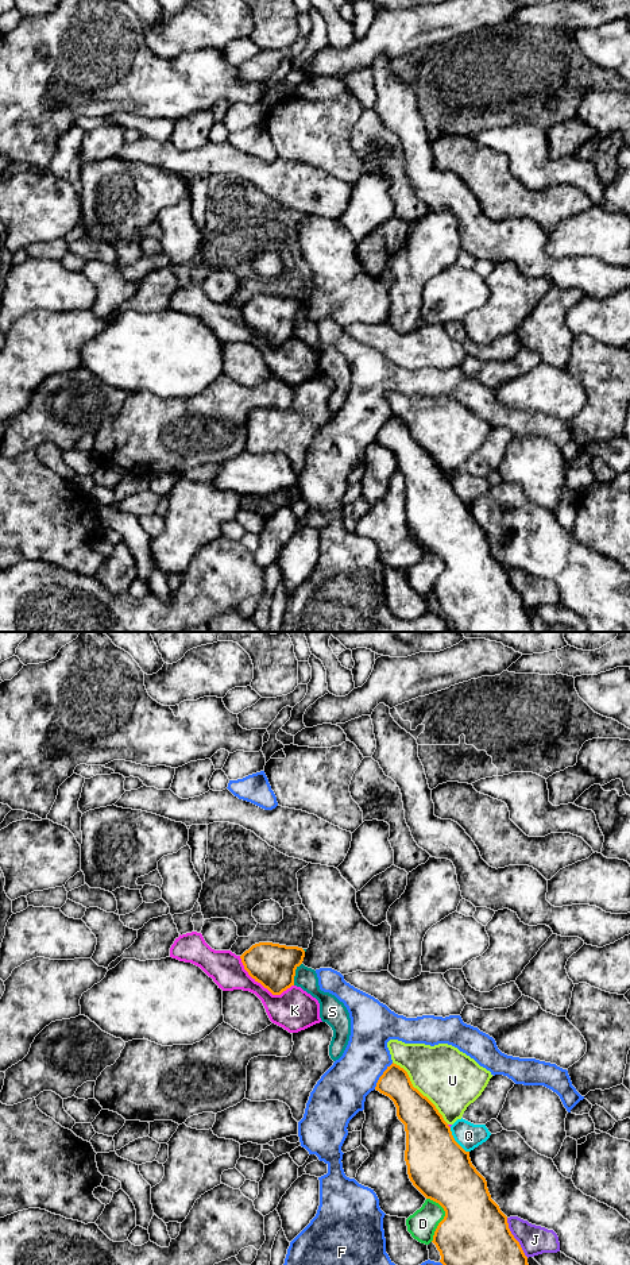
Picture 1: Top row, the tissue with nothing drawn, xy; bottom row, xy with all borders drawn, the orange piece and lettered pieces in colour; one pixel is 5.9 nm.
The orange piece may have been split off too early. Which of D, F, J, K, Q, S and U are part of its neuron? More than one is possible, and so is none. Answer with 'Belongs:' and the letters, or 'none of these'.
Belongs: K

